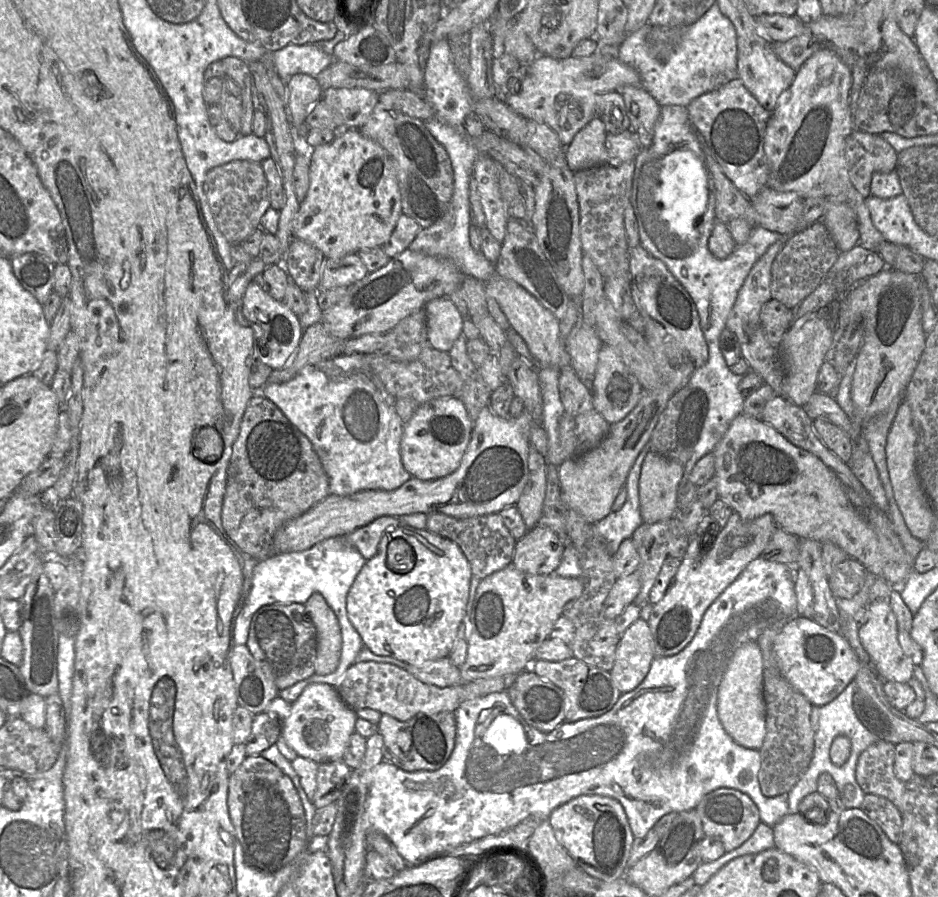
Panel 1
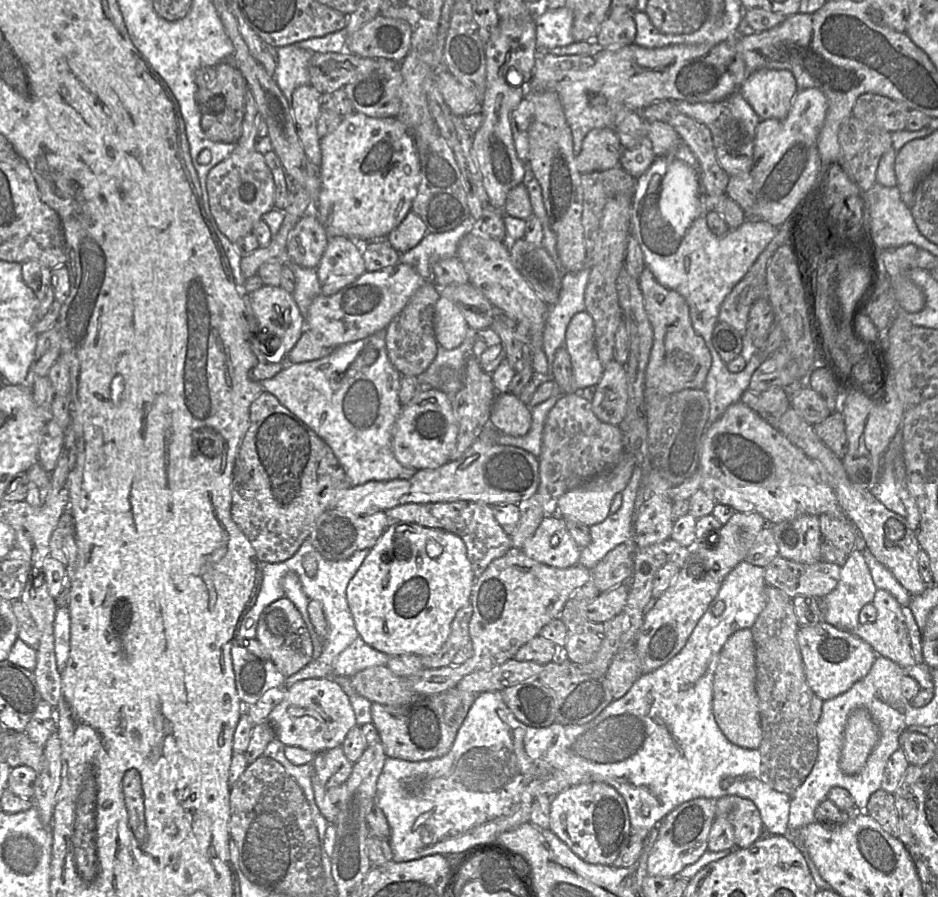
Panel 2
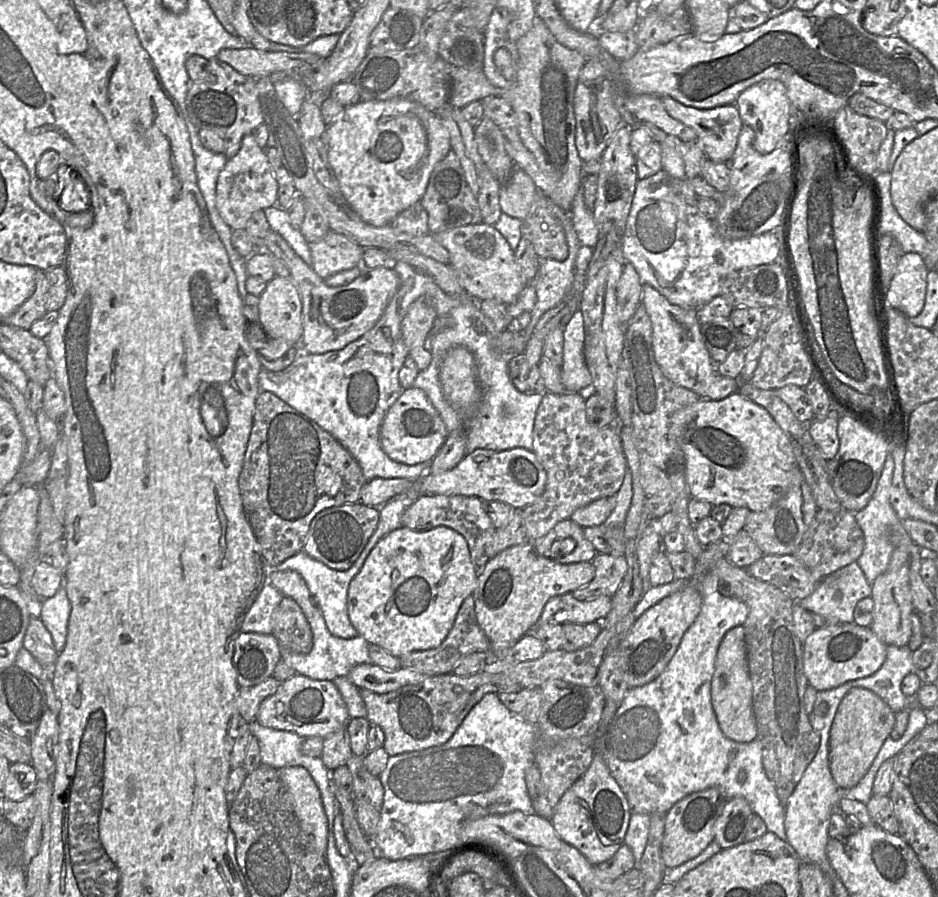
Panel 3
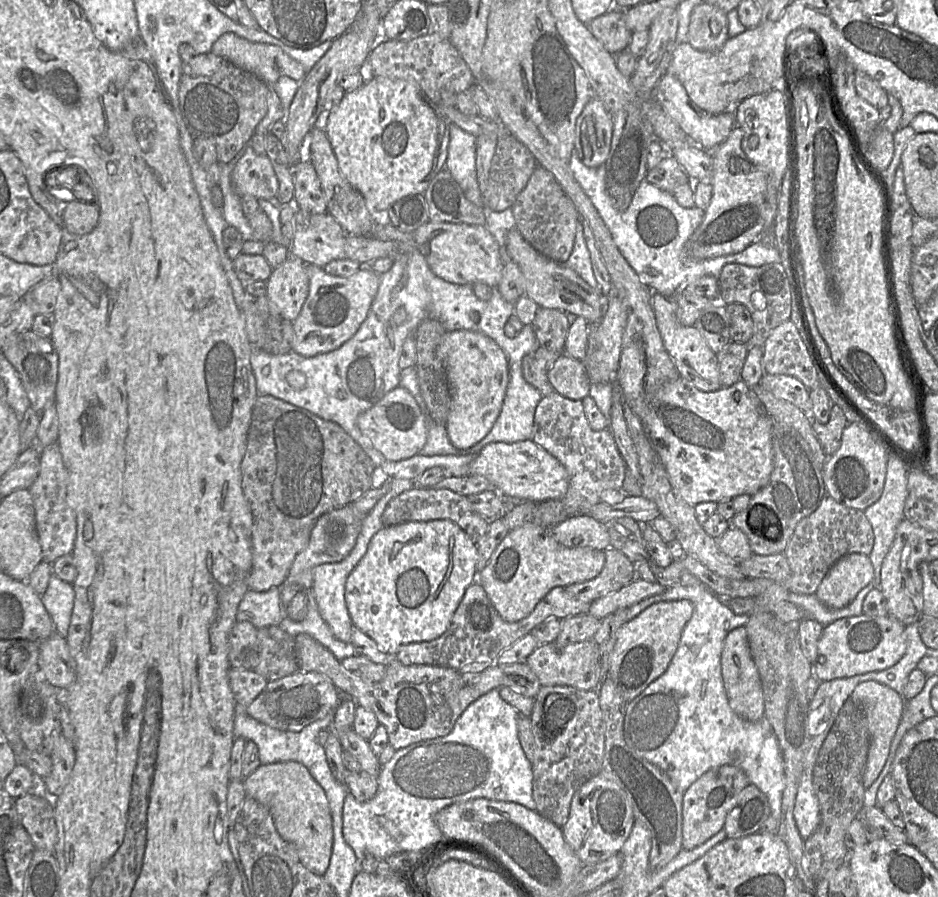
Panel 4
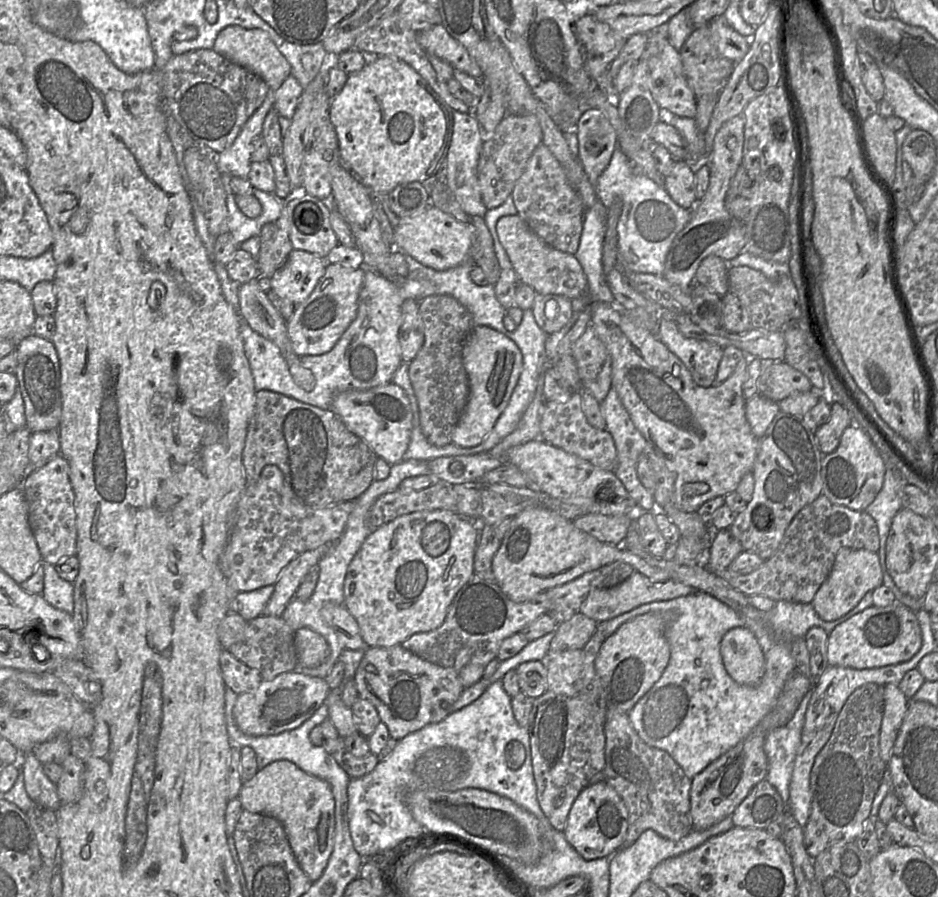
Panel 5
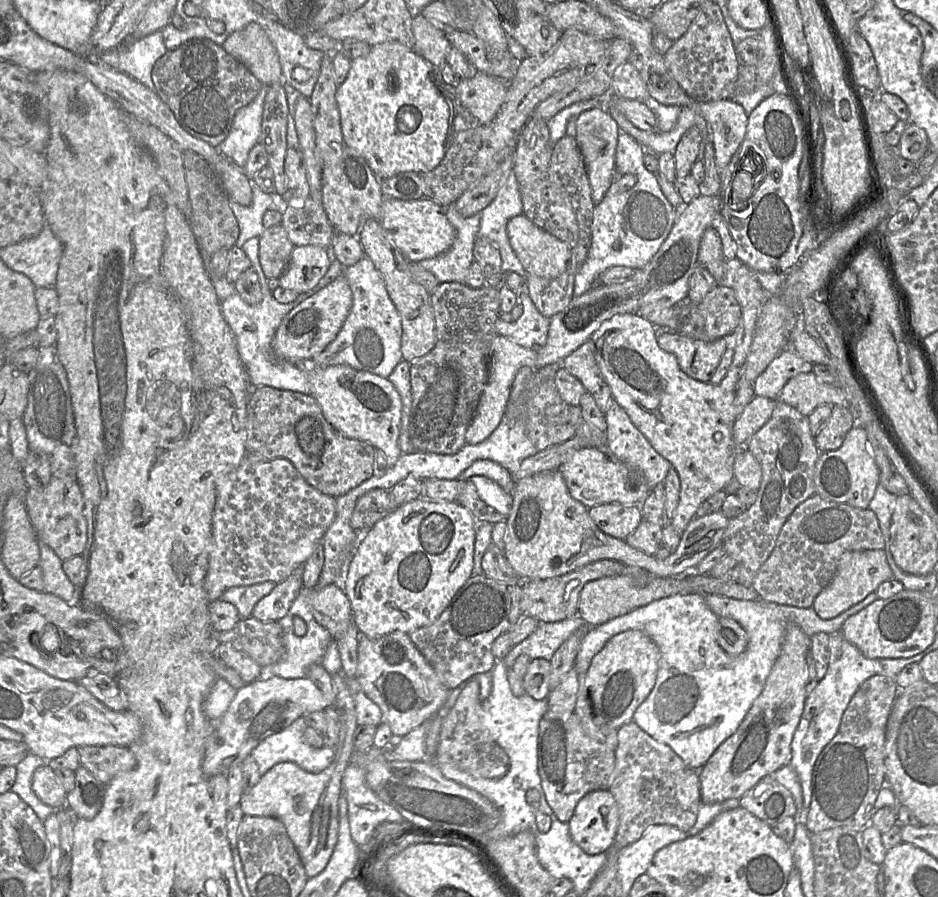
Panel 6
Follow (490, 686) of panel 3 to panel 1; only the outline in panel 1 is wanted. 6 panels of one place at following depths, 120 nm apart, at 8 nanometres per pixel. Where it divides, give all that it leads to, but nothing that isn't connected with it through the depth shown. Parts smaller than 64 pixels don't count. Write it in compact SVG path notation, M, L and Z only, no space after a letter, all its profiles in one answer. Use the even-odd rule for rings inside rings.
M454 712L419 713L407 721L382 714L377 729L383 737L383 759L409 772L438 770L449 759L455 746Z

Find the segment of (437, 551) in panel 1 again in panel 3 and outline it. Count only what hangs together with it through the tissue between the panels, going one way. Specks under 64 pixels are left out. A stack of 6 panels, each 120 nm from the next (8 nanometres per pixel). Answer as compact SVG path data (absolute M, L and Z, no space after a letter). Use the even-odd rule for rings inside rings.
M402 526L376 543L351 580L348 616L359 636L395 657L434 649L448 635L464 599L473 595L478 575L460 533L446 526L426 531Z

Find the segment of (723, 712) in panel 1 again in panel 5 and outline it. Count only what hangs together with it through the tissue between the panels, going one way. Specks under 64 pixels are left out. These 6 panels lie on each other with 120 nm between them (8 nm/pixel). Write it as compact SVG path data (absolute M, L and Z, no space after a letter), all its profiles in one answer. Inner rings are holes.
M747 627L730 629L720 643L725 670L740 685L757 685L765 673L765 660L754 634Z

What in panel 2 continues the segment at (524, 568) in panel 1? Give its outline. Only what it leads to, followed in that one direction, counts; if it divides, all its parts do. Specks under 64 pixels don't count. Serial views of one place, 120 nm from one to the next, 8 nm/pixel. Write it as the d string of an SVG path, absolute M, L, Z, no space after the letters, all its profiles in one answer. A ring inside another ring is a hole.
M554 515L545 516L534 535L526 540L520 550L539 563L565 569L578 564L581 549L569 533L565 519L560 515Z

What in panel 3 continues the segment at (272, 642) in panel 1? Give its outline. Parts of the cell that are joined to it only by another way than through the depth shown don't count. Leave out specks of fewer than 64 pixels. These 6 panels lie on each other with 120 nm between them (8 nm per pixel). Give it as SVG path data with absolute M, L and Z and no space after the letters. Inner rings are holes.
M283 596L272 613L272 635L280 650L286 649L296 654L307 654L313 645L310 625L295 600Z

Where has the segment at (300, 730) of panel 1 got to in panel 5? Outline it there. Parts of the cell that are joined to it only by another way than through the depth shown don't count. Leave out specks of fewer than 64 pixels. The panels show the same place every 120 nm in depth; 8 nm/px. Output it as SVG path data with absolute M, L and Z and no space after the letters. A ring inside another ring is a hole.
M286 672L272 680L262 680L254 692L238 695L233 710L236 725L251 736L276 735L295 729L326 703L330 691L325 679L298 672Z

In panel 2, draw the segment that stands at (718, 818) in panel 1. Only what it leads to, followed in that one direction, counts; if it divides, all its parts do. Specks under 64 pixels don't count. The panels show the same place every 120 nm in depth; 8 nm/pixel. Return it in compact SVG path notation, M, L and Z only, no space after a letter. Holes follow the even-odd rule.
M723 796L716 800L716 817L726 819L734 829L735 848L747 848L764 835L758 808L749 799Z

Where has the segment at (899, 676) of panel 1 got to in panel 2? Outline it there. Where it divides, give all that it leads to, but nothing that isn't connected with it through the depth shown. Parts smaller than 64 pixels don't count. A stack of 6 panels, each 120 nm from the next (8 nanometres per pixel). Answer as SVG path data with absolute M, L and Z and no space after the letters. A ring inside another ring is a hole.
M880 589L872 604L877 611L875 621L860 624L850 633L867 642L878 656L890 659L905 670L911 668L915 661L902 606L889 592Z

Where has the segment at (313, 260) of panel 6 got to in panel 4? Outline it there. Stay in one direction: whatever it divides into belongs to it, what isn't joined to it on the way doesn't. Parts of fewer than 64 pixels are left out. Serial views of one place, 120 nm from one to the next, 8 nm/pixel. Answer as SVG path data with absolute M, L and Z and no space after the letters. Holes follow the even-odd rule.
M293 255L271 272L266 297L270 315L294 321L299 315L309 292L306 264Z

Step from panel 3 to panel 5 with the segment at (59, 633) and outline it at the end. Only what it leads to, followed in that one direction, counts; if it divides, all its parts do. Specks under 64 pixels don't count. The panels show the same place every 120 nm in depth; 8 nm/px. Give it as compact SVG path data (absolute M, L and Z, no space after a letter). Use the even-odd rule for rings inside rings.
M41 562L44 566L44 587L42 596L53 607L72 615L74 611L73 583L62 579L55 566Z

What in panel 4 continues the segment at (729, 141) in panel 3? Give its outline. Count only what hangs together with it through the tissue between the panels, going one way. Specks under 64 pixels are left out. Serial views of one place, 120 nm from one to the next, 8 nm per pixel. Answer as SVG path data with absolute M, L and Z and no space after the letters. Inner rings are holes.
M668 71L658 81L654 90L654 98L686 133L692 143L709 152L714 151L714 149L721 145L736 126L734 110L725 111L720 114L705 112L692 102L682 83Z

